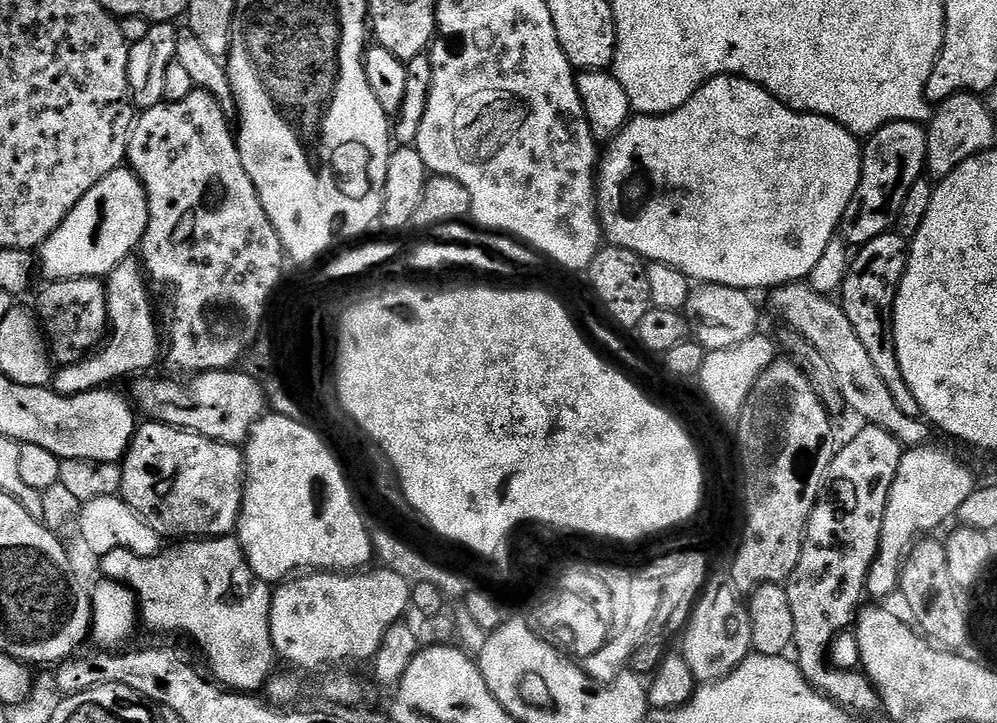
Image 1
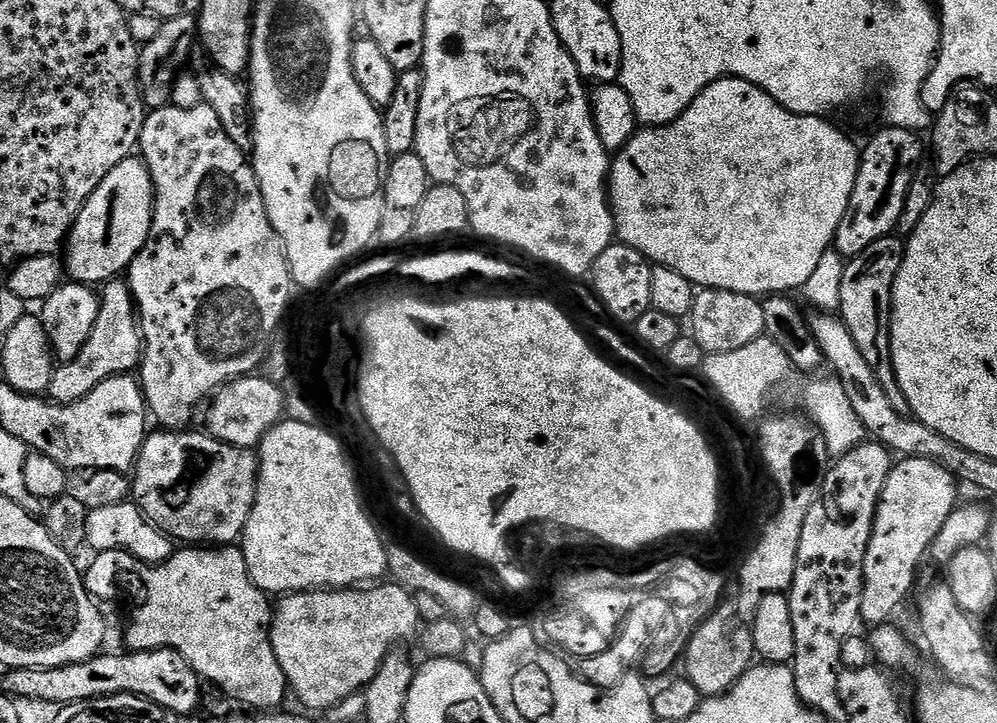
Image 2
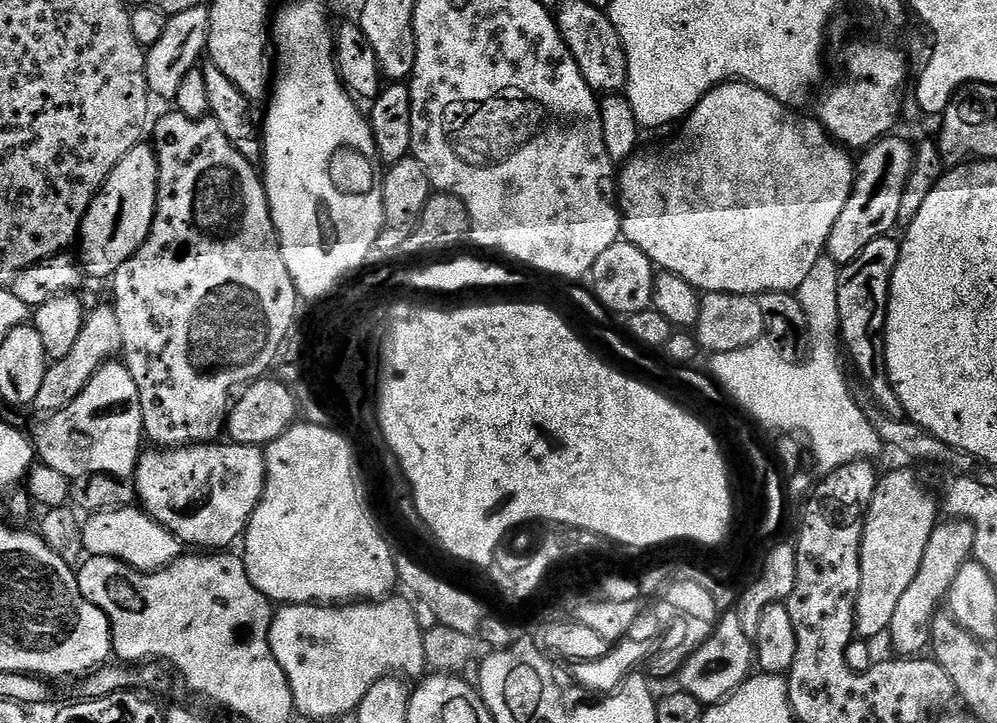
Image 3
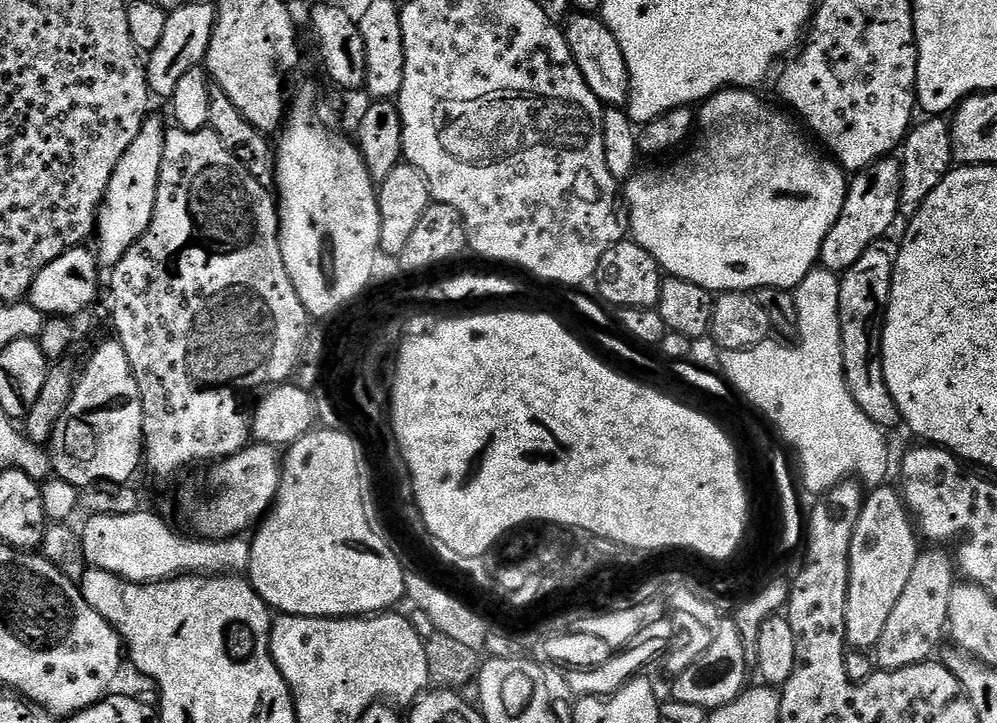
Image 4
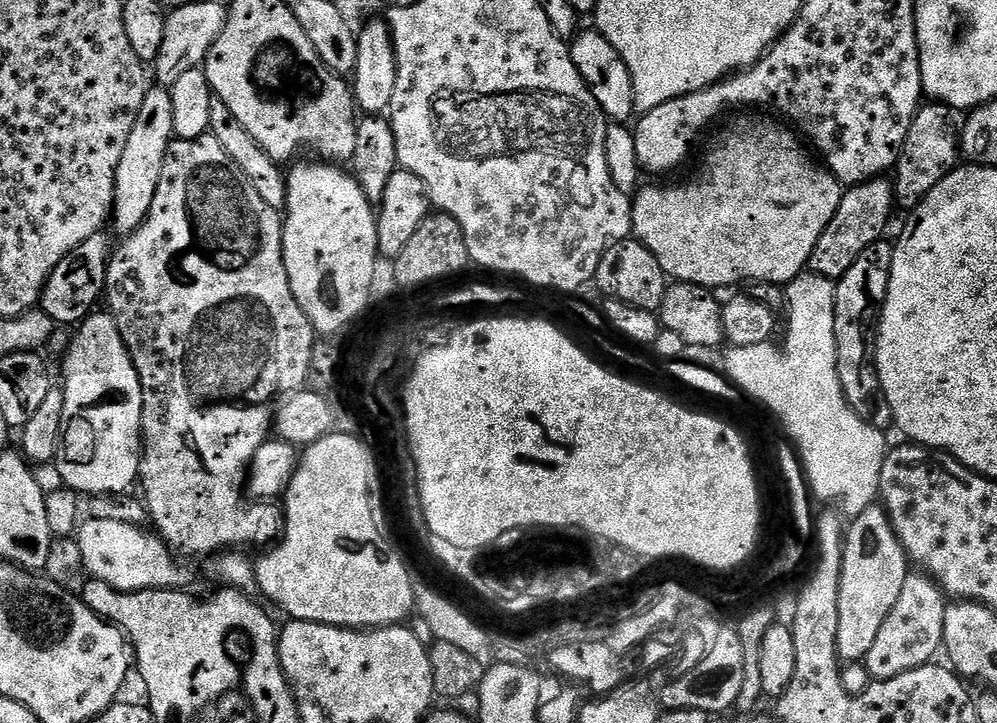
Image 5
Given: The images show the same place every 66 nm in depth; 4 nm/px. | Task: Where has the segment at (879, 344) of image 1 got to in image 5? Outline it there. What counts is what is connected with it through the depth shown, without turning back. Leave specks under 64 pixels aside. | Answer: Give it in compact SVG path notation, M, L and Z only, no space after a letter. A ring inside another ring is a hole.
M881 238L866 246L858 262L854 262L850 270L846 270L841 280L835 281L836 305L834 306L838 382L854 414L858 414L866 424L874 426L883 433L887 433L893 427L890 402L886 402L884 392L880 388L880 375L876 365L876 334L880 330L880 315L890 286L892 265L893 245L887 244L886 241L887 239Z

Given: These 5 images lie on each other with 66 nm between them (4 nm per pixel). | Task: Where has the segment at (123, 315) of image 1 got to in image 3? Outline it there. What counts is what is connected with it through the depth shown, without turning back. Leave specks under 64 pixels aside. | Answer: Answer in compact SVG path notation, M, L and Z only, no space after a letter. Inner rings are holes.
M108 303L98 305L93 312L91 309L84 317L82 334L78 334L78 342L74 342L70 354L66 354L66 358L49 363L46 378L42 378L42 387L38 389L38 398L34 405L35 411L51 414L70 406L70 402L74 402L74 398L78 398L78 394L82 394L82 390L90 382L90 378L94 378L94 374L98 374L101 366L115 361L121 352L120 327L115 307Z

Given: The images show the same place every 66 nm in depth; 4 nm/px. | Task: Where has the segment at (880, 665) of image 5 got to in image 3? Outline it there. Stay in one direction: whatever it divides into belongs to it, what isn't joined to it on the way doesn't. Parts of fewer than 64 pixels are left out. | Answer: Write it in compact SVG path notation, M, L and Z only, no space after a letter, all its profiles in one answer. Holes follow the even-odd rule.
M945 519L937 523L930 534L930 542L926 542L926 554L922 554L922 566L918 566L918 574L914 574L914 582L902 594L898 607L894 609L894 618L890 618L887 639L892 639L892 648L903 658L916 658L920 652L929 647L932 638L932 619L941 611L948 599L950 586L954 586L954 578L958 578L958 570L969 563L974 546L974 526L968 520Z

